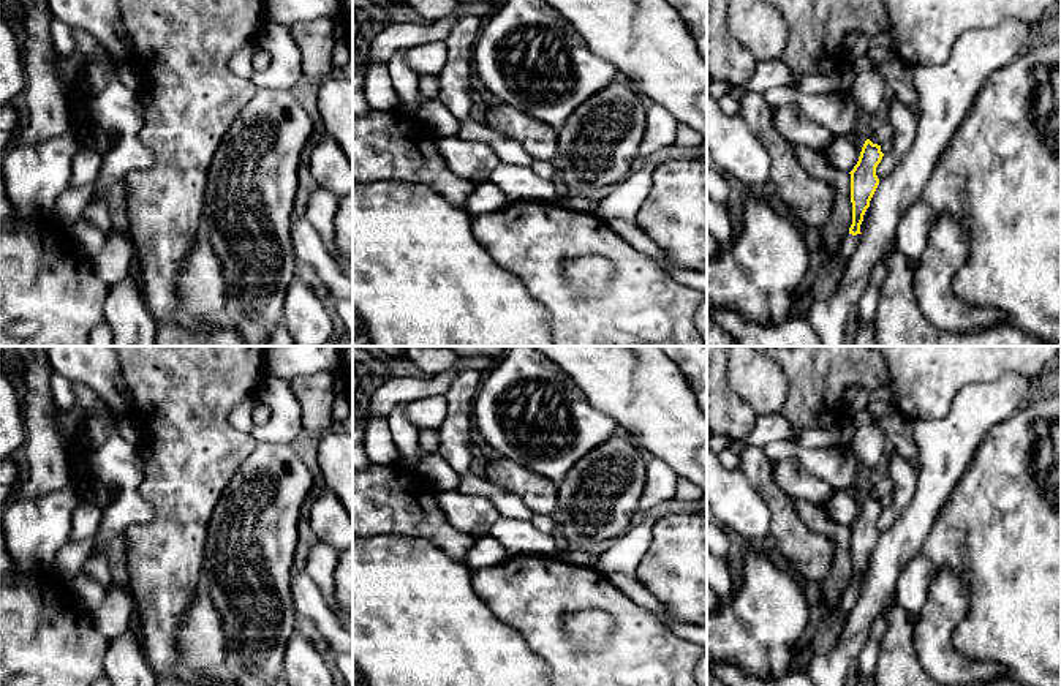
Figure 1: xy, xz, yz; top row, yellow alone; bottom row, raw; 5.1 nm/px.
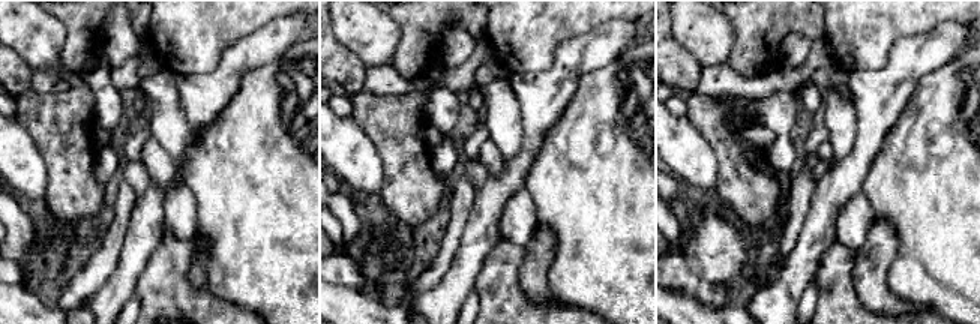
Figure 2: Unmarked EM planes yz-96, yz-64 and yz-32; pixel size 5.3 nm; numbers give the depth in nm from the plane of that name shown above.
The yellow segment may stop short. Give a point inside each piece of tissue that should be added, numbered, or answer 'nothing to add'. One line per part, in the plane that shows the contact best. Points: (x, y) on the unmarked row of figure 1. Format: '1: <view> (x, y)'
1: yz (849, 598)

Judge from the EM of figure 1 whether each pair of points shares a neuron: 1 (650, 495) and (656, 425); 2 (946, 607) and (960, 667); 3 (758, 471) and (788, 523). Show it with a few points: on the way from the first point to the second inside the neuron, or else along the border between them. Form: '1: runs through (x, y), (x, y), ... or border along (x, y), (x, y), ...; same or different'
1: border along (650, 456), (660, 457), (679, 476); different
2: runs through (943, 621), (943, 650), (946, 653); same
3: runs through (766, 484), (783, 511); same

